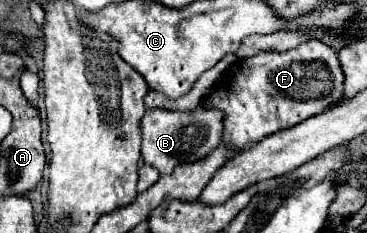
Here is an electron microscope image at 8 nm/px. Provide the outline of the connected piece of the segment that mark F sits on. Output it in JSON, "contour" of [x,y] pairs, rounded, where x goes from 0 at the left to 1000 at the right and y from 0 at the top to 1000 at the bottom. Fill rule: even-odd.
{"contour":[[[845,172],[785,223],[703,223],[687,249],[649,258],[589,343],[583,386],[556,421],[556,455],[610,481],[605,618],[654,652],[719,584],[883,481],[932,421],[932,343],[916,223],[866,172]]]}

